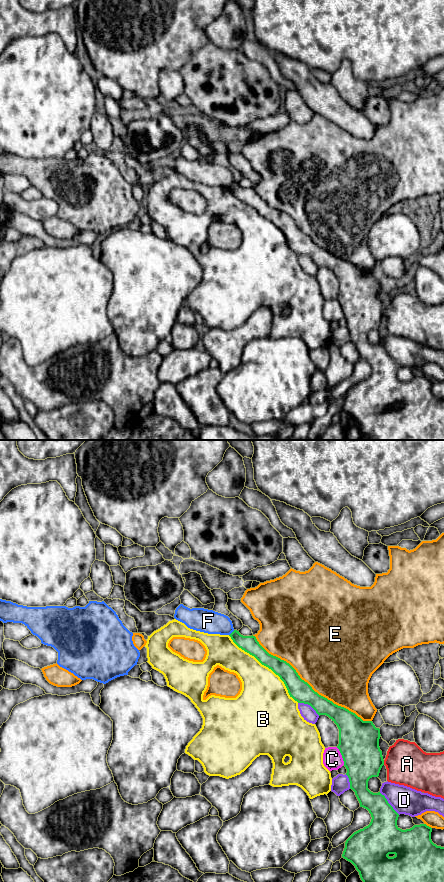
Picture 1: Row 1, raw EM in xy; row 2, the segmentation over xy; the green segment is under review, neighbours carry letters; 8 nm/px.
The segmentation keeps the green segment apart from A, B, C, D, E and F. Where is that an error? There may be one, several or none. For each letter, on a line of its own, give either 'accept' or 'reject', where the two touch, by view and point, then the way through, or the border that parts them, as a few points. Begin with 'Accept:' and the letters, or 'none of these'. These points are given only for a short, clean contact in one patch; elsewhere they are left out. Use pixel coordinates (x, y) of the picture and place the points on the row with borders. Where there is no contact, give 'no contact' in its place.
Accept: none of these
A: reject; contact xy (383, 762)
B: reject; contact xy (266, 666)
C: reject; contact xy (342, 756)
D: reject; contact xy (388, 803)
E: reject; contact xy (310, 686)
F: reject; contact xy (231, 633); border xy (234, 630), (229, 635)

